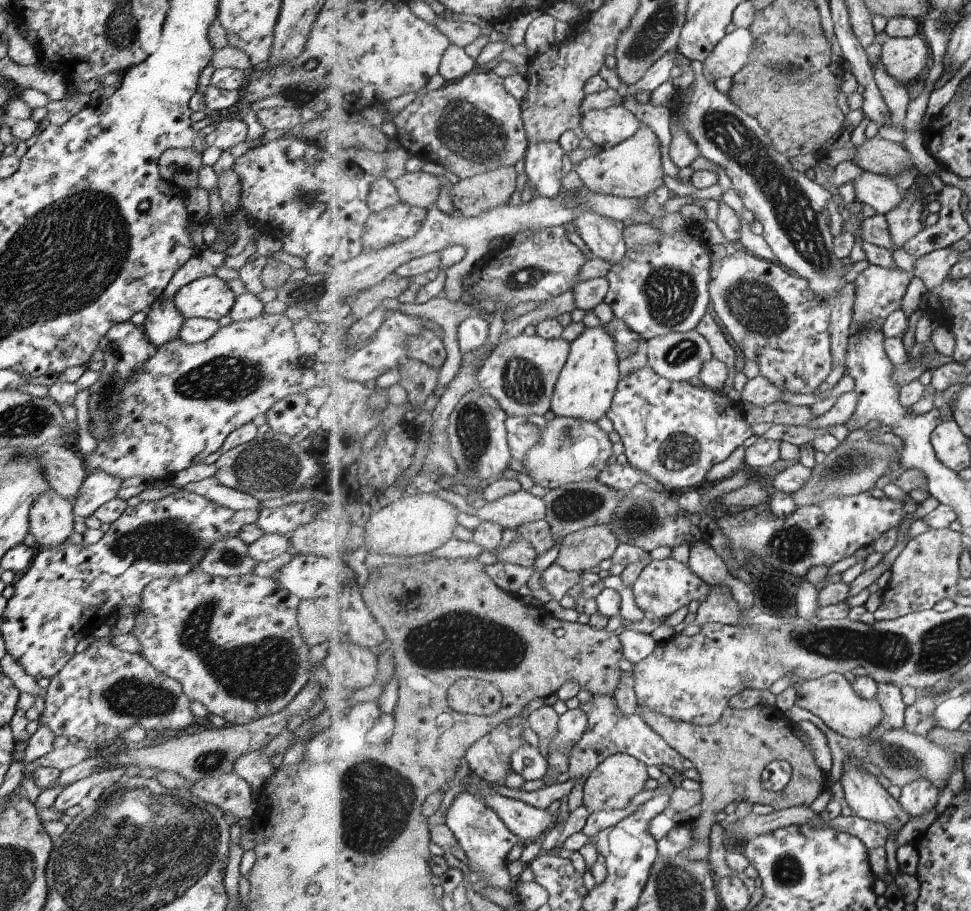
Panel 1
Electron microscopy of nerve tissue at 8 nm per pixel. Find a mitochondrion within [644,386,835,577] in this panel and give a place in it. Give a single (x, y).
(679, 452)

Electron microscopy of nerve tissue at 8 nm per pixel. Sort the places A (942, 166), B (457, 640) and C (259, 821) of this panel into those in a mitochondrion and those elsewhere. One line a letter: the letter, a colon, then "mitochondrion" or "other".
A: other
B: mitochondrion
C: other

